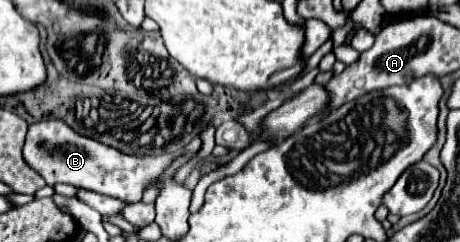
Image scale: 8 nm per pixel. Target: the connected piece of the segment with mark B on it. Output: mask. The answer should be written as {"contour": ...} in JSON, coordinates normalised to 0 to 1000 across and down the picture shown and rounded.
{"contour":[[[128,492],[85,500],[63,517],[63,550],[50,607],[54,665],[93,723],[102,764],[120,756],[150,756],[163,773],[185,773],[220,806],[237,806],[250,822],[263,822],[272,839],[302,839],[307,798],[324,781],[341,731],[354,723],[367,682],[389,657],[402,632],[433,624],[437,574],[424,566],[411,599],[380,632],[350,632],[350,640],[276,640],[250,607],[224,599],[198,566],[180,566],[163,550],[146,508]]]}

